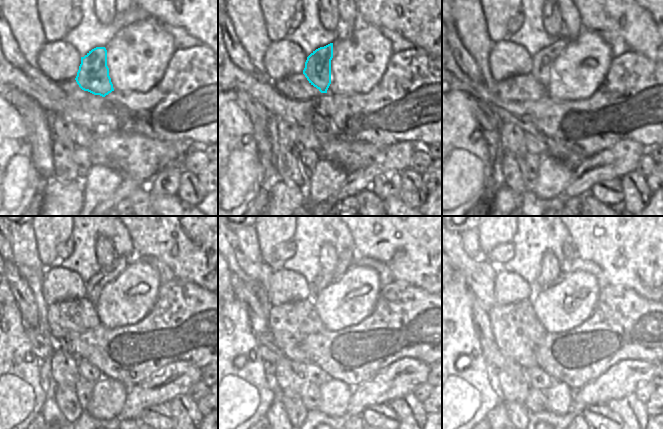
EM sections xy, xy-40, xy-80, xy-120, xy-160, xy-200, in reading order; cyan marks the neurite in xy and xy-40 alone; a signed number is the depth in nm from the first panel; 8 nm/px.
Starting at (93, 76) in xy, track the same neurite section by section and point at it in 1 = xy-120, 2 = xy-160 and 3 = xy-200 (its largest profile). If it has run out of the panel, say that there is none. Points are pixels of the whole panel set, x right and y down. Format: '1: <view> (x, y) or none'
1: xy-120 (94, 286)
2: xy-160 (344, 260)
3: xy-200 (568, 249)

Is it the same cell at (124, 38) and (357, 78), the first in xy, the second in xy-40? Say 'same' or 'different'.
same

